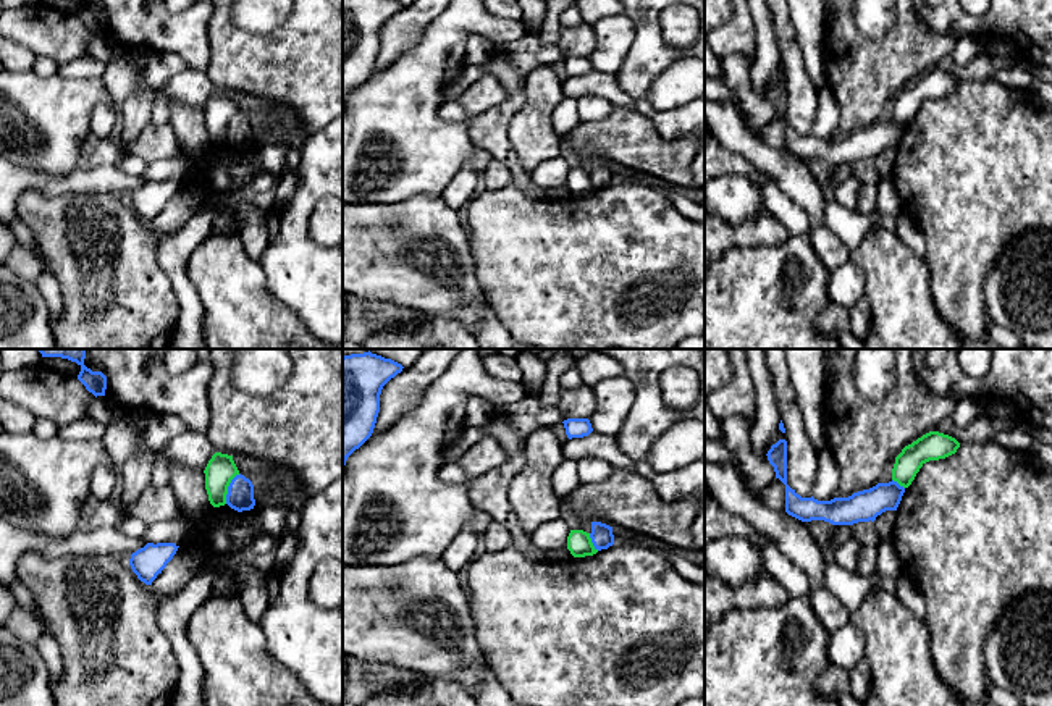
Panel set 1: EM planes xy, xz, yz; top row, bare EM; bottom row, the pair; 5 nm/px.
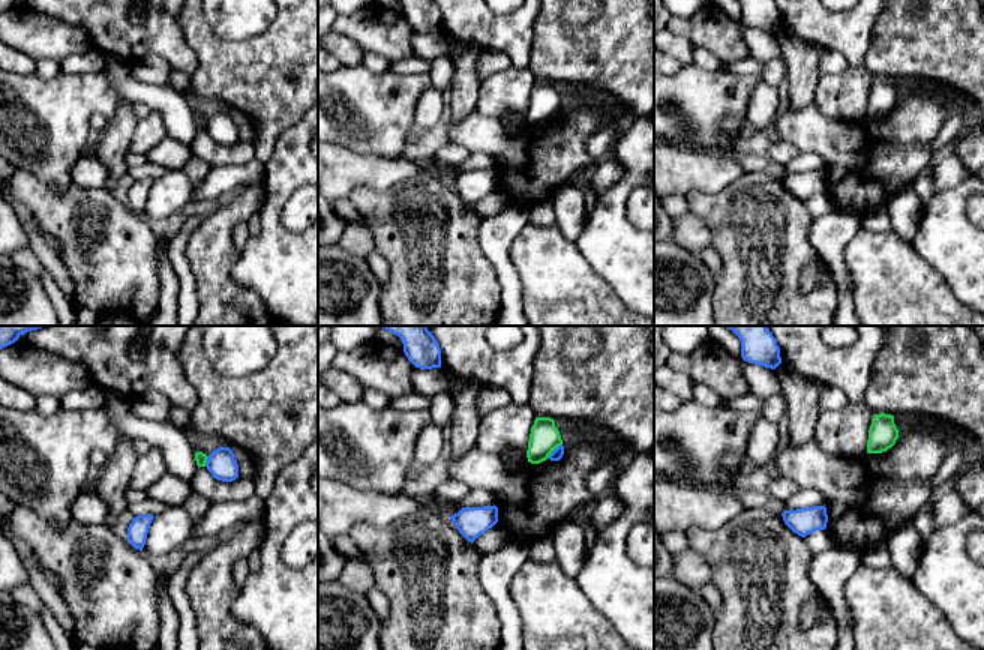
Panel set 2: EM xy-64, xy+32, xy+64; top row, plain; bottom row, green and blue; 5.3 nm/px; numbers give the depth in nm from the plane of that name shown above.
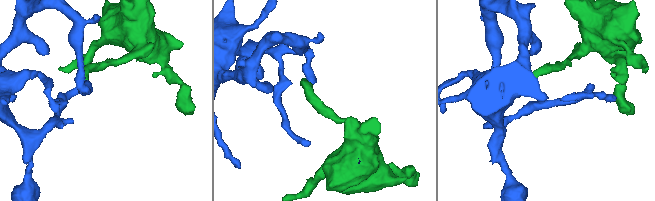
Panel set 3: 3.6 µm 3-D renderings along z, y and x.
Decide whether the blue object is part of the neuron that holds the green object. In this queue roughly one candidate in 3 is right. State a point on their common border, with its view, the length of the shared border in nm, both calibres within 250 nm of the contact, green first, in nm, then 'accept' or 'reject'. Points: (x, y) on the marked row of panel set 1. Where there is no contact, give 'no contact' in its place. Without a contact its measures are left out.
xy (227, 488) | 170 nm | 150/130 nm | reject

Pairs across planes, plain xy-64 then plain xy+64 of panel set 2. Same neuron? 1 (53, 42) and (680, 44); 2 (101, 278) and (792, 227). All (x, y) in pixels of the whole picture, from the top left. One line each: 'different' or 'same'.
1: different
2: same

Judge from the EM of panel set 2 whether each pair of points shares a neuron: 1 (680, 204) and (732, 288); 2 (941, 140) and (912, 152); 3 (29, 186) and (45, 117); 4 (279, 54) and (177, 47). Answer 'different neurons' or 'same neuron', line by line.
1: different neurons
2: different neurons
3: different neurons
4: different neurons

